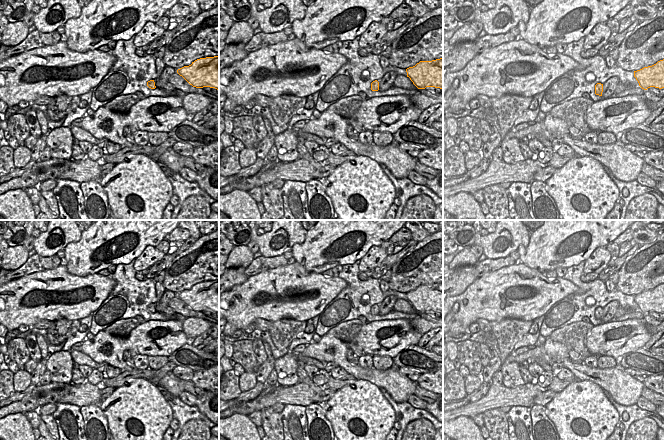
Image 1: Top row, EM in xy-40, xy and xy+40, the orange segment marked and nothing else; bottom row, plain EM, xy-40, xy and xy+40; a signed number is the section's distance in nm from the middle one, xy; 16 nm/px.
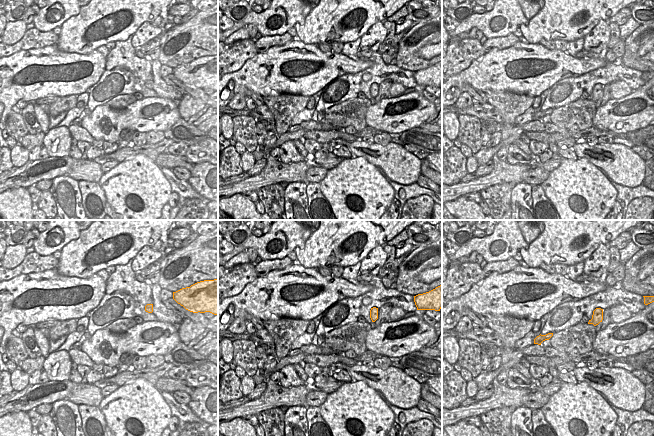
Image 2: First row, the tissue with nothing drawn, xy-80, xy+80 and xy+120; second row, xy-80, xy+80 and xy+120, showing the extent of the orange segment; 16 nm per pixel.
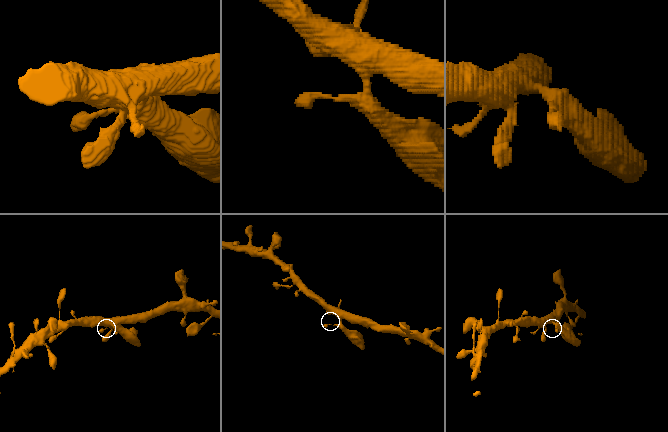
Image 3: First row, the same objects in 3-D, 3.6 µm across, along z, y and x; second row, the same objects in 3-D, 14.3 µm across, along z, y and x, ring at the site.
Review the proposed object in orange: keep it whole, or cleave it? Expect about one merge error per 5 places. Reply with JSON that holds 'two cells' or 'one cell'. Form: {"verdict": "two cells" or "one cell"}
{"verdict": "one cell"}

